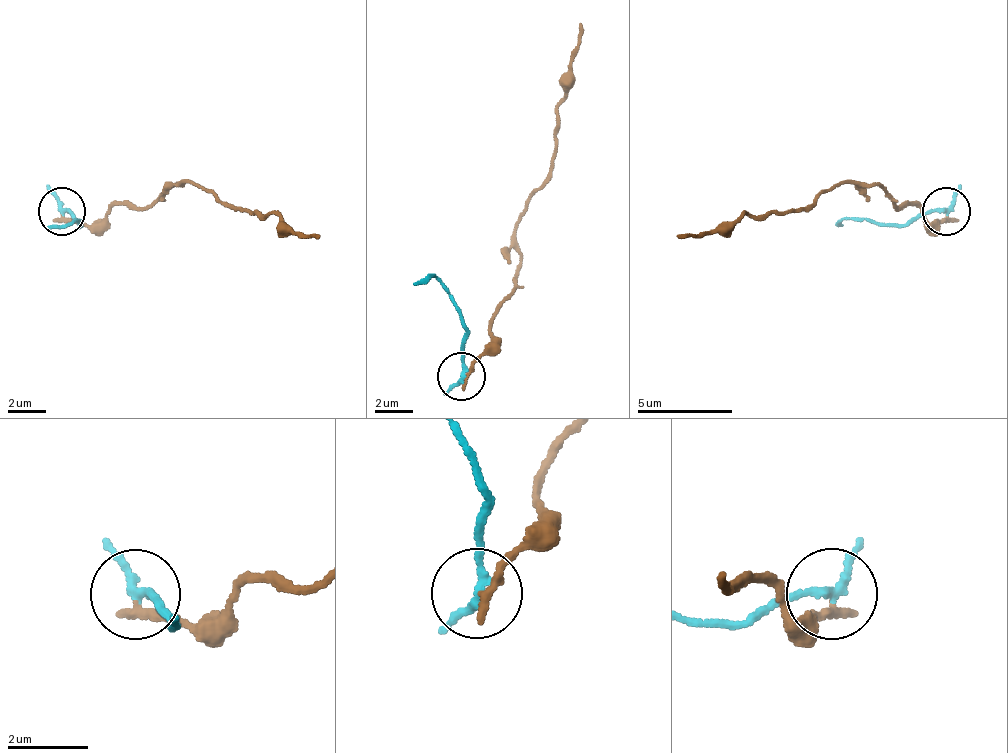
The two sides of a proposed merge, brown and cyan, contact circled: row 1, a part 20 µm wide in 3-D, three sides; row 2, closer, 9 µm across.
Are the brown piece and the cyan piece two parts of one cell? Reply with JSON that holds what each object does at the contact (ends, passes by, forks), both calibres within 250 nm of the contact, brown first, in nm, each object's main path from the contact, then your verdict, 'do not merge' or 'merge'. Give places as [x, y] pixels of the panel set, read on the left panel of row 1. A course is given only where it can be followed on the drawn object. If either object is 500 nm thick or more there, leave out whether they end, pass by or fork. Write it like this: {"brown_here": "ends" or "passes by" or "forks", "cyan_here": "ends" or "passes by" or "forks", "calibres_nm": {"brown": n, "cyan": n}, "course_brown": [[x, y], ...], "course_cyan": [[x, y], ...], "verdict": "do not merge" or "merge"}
{"brown_here": "ends", "cyan_here": "passes by", "calibres_nm": {"brown": 240, "cyan": 200}, "course_brown": [[60, 212], [95, 222], [116, 203], [139, 208], [193, 181], [245, 210], [319, 236]], "course_cyan": [[60, 212], [74, 212], [80, 227], [83, 223], [48, 229]], "verdict": "do not merge"}

